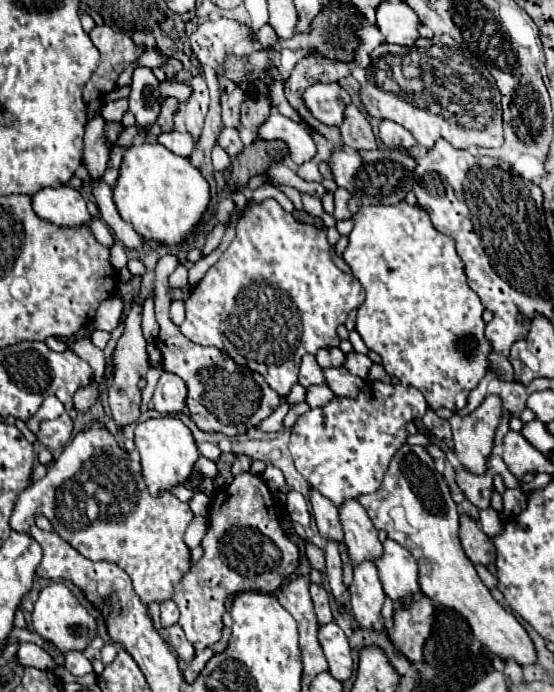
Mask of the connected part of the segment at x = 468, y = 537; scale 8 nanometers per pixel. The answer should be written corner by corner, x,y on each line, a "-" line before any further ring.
468,514
460,516
460,542
462,542
466,556
474,564
486,566
486,564
494,562
496,552
492,550
490,538
478,528
478,522
474,518
470,518

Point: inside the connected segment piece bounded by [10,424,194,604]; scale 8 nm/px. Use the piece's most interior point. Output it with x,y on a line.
142,534

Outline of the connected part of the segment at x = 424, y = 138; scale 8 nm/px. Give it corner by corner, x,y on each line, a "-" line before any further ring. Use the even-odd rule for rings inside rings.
442,34
442,36
434,36
432,40
428,38
418,38
414,46
410,48
400,48
400,46
392,46
392,44
382,44
378,46
376,50
372,50
370,54
370,66
366,68
366,76
368,76
368,82
360,88
360,100
364,104
364,110
372,116
372,118
378,118
378,120
392,120
392,122
398,122
400,126
404,126
408,132
412,132
412,136
418,140
420,146
424,148
432,148
436,138
444,138
448,140
454,148
468,148
468,146
482,146
482,148
498,148
504,140
502,136
502,110
500,110
500,92
496,88
496,80
492,78
492,74
488,72
488,68
466,48
462,48
454,38
450,38
448,34

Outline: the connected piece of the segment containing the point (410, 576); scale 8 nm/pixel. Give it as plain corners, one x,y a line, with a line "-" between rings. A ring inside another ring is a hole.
386,540
384,552
376,558
376,568
384,592
394,600
406,600
412,592
418,592
418,566
412,554
394,540

